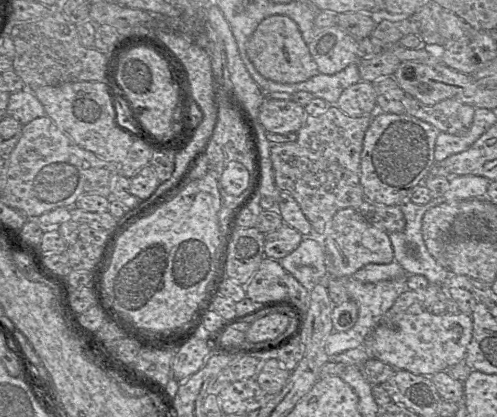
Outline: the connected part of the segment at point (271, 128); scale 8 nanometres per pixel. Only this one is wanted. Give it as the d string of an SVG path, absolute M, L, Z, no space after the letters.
M266 98L260 108L259 120L267 132L285 135L298 132L308 116L299 103Z

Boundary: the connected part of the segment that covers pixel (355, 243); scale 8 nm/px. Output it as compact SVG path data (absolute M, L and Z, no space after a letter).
M354 208L337 211L329 222L329 230L321 236L325 239L326 270L330 277L353 276L356 271L368 264L389 264L394 261L389 232L374 226Z

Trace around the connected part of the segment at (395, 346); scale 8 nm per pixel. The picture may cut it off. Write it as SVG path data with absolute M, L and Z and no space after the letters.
M403 313L392 318L384 318L366 338L364 346L368 350L369 359L376 358L394 369L430 376L445 372L464 360L472 334L473 322L471 315L467 313Z

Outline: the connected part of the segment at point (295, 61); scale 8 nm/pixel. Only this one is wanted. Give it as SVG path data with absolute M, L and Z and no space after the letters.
M272 15L261 21L247 42L247 55L263 77L279 83L304 82L320 73L298 25L285 15Z

